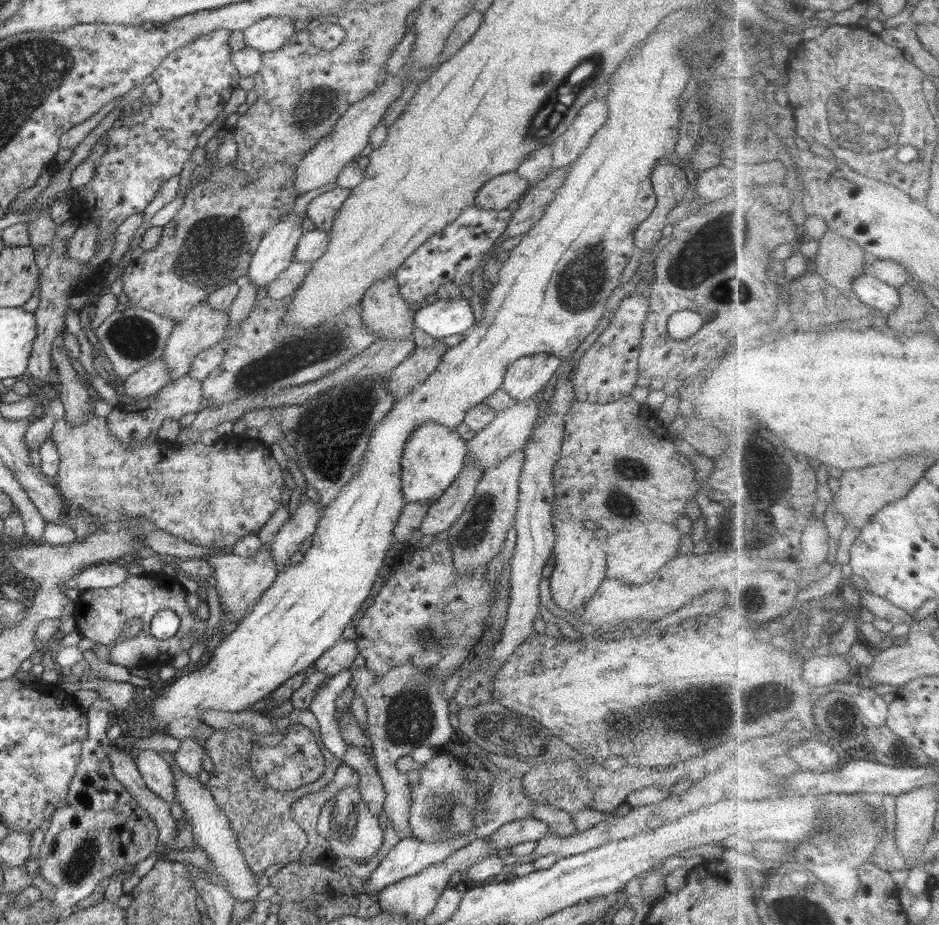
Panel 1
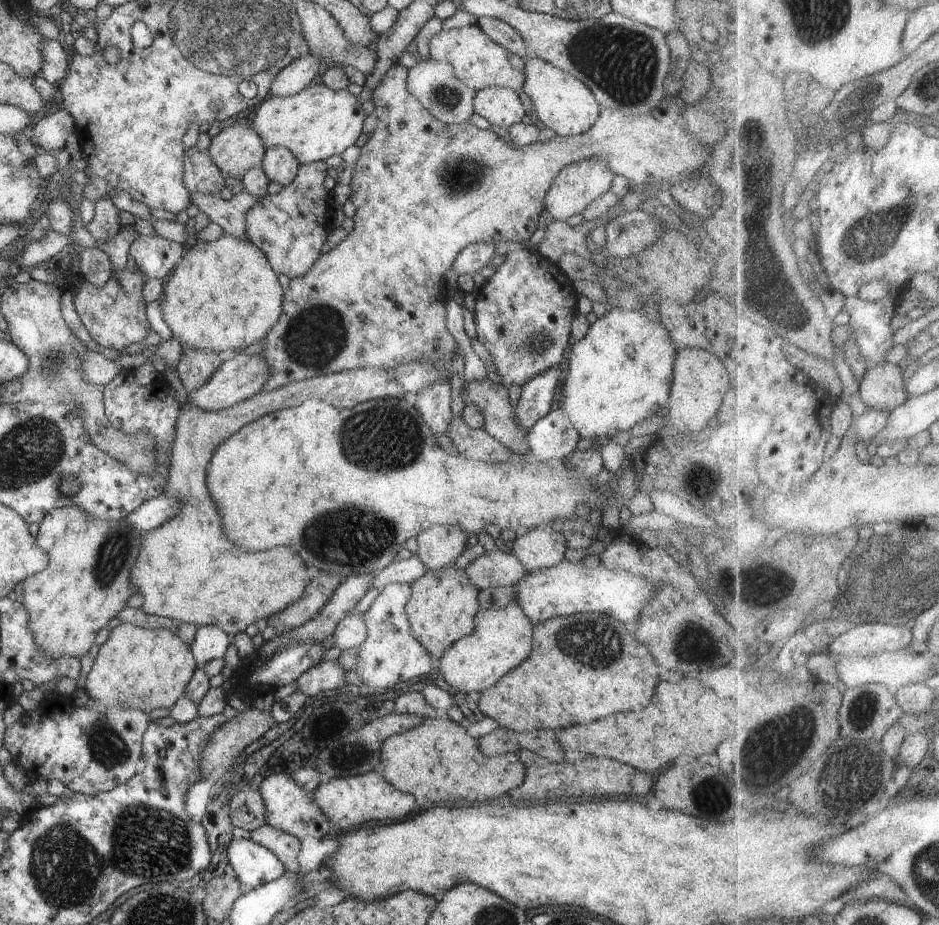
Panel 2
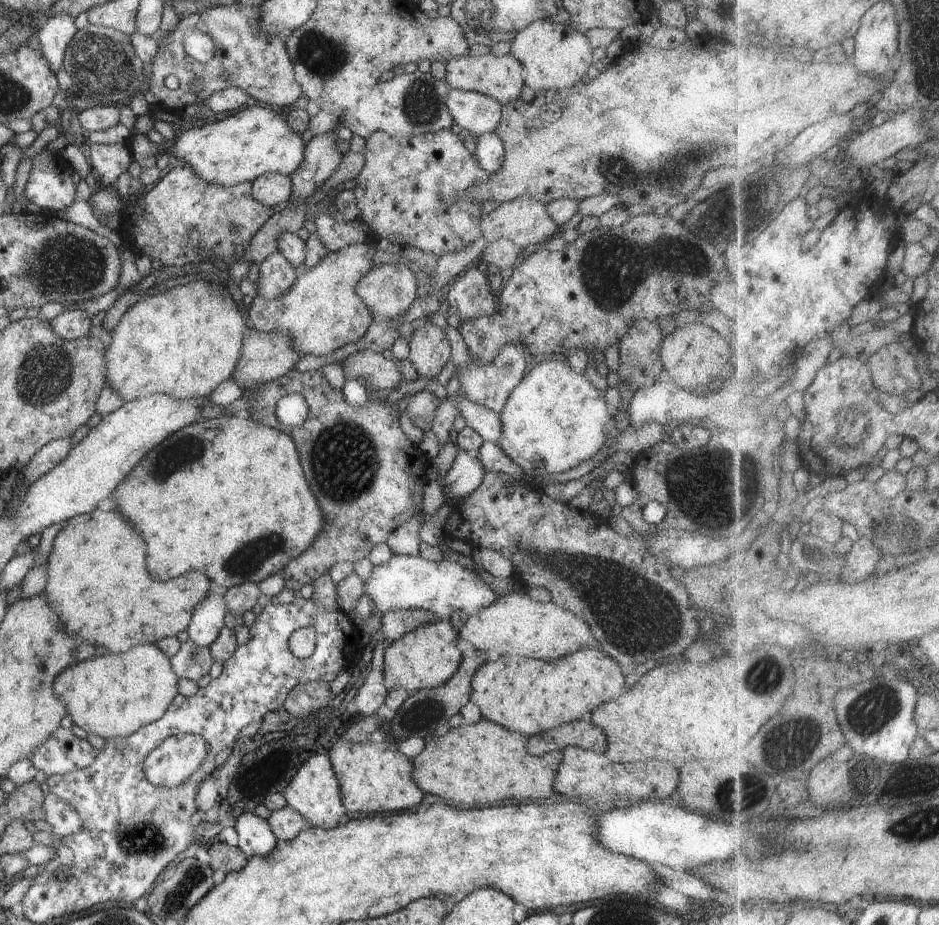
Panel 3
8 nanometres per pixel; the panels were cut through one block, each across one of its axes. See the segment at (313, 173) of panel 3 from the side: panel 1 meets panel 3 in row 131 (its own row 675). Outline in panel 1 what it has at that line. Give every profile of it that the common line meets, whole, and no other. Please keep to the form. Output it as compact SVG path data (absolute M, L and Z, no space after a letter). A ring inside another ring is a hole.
M340 639L328 649L316 662L315 670L334 676L352 666L359 656L358 647L353 640Z

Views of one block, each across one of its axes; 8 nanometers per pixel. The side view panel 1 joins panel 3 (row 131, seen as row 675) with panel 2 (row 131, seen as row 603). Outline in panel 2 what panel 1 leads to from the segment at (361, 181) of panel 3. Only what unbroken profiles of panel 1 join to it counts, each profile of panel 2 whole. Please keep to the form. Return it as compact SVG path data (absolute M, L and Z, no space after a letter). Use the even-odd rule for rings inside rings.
M402 65L391 66L382 77L382 80L376 86L372 94L375 110L374 115L377 118L377 126L372 136L366 144L360 148L360 155L354 165L354 176L351 180L351 192L348 196L348 201L352 202L355 207L354 229L348 233L346 238L329 252L322 253L312 265L312 268L304 276L291 278L288 284L288 290L284 291L284 302L282 302L282 316L278 322L267 332L266 345L261 352L262 358L268 362L270 366L270 380L264 385L263 391L270 392L278 390L282 386L286 386L292 382L311 379L328 373L344 372L345 370L358 370L358 368L391 368L397 366L406 366L414 364L414 362L438 362L440 366L444 366L450 374L452 374L452 358L454 354L463 355L460 346L446 326L446 305L447 287L444 274L450 270L450 264L454 264L455 256L458 252L462 252L466 246L472 243L498 244L499 242L524 242L532 238L532 234L536 232L540 214L545 209L544 198L550 190L554 178L566 166L572 163L580 162L580 160L590 160L590 158L602 158L604 164L608 166L608 170L615 175L622 175L633 184L656 184L660 180L666 182L674 182L674 180L682 180L686 176L692 176L696 172L700 172L708 162L710 155L713 154L706 150L706 146L696 140L690 131L686 129L686 121L680 108L671 99L669 101L662 99L660 106L650 112L650 114L624 114L618 109L608 110L601 107L598 120L592 125L590 130L582 134L566 137L557 135L550 140L542 142L534 142L523 147L510 146L506 144L502 138L489 129L479 129L472 125L470 121L462 122L462 124L447 125L437 118L434 118L422 106L422 103L408 92L407 85L408 69Z

